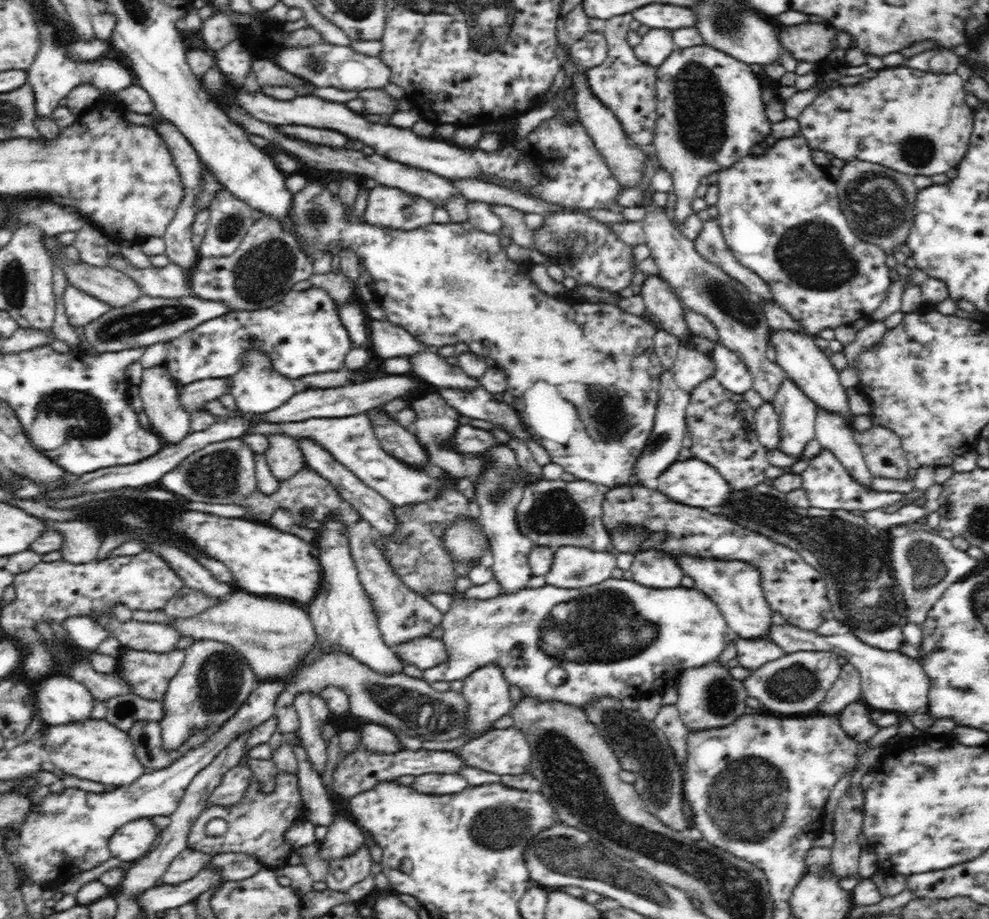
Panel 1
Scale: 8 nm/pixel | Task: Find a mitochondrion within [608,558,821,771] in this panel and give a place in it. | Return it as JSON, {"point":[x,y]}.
{"point":[722,700]}

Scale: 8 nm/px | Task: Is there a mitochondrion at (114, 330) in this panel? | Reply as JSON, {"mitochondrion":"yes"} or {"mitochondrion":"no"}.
{"mitochondrion":"yes"}

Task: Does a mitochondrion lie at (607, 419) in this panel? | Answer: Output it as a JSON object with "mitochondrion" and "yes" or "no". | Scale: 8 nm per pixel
{"mitochondrion":"yes"}

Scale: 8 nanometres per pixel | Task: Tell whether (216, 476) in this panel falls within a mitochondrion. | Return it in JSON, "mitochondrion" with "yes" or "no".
{"mitochondrion":"yes"}

